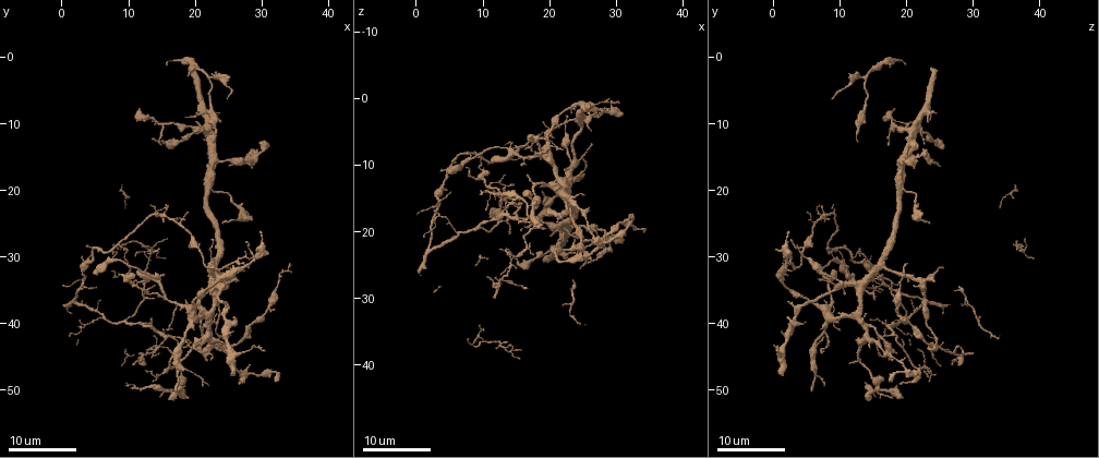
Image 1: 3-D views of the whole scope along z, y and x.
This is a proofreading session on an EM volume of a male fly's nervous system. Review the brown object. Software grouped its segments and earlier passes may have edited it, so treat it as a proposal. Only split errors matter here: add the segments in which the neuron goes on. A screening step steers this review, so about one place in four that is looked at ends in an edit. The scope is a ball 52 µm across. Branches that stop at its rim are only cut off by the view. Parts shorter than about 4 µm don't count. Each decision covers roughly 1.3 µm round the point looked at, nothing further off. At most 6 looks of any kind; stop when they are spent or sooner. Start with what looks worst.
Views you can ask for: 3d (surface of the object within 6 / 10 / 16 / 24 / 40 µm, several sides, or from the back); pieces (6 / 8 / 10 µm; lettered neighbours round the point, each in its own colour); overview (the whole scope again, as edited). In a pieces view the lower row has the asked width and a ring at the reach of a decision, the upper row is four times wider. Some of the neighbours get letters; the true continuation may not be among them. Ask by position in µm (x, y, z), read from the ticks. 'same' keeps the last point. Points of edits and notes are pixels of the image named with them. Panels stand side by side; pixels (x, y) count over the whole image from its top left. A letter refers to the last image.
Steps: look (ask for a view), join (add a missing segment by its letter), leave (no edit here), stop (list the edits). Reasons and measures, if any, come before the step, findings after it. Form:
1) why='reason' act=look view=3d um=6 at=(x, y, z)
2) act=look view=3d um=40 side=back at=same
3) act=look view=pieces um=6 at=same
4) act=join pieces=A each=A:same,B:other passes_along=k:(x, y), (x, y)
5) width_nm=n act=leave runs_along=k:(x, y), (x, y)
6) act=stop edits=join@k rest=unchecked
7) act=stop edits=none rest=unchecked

why='thin end' act=look view=3d um=24 at=(24.5, 6.0, 9.0)

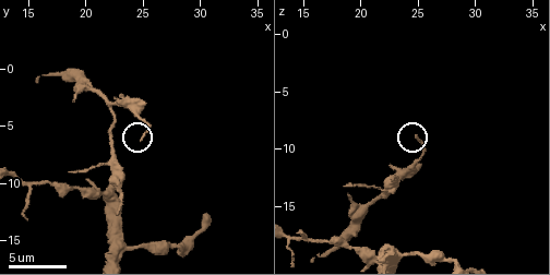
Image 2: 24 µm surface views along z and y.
why='what lies round it' act=look view=pieces um=6 at=(24.8, 6.4, 9.0)

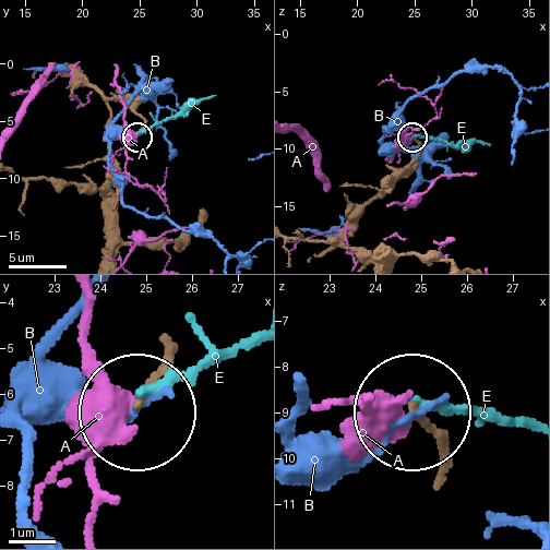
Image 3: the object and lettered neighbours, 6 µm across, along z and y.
act=leave each=A:other,B:other,E:other found='none of them fits'

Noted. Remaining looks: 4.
why='thin end' act=look view=pieces um=8 at=(14.6, 13.0, 17.4)

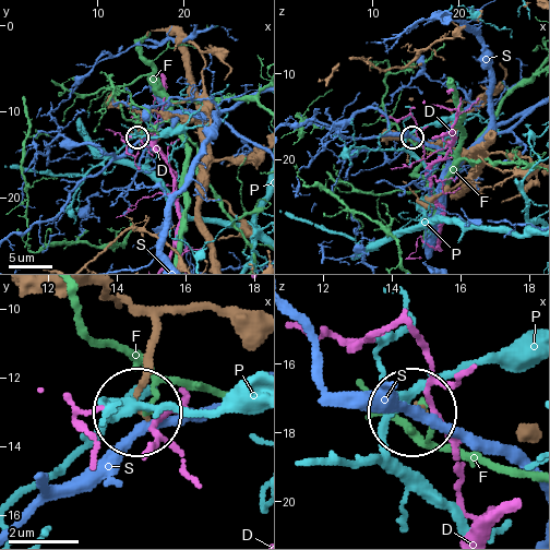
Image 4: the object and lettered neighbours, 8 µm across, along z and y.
act=leave each=D:other,F:other,P:other,S:other found='no lettered segment goes on from it'

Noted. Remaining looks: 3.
why='an open end' act=look view=3d um=24 at=(16.5, 45.5, 11.5)

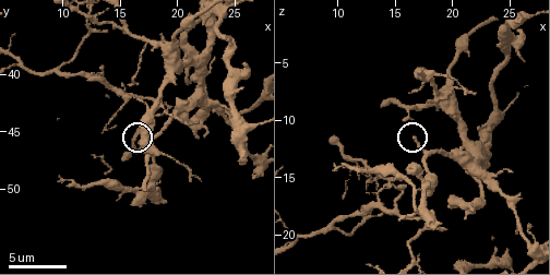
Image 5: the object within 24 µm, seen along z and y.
act=look view=pieces um=10 at=same

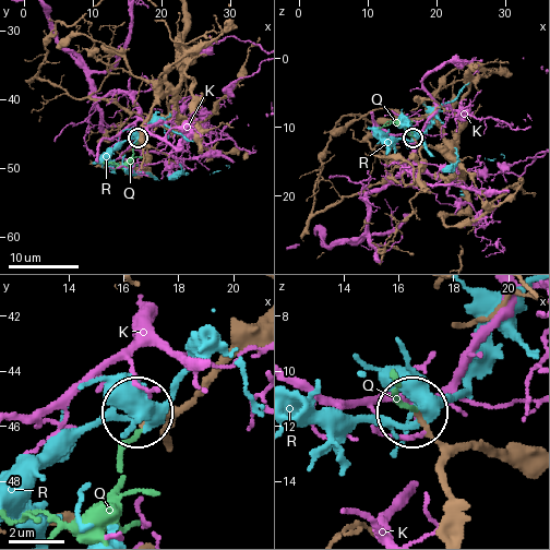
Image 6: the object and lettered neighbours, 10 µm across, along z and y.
act=join pieces=Q each=K:other,Q:same,R:other passes_along=6:(483, 453), (437, 441), (395, 389) found='it goes on there'

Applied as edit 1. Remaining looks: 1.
act=stop edits=join@6 rest=unchecked

